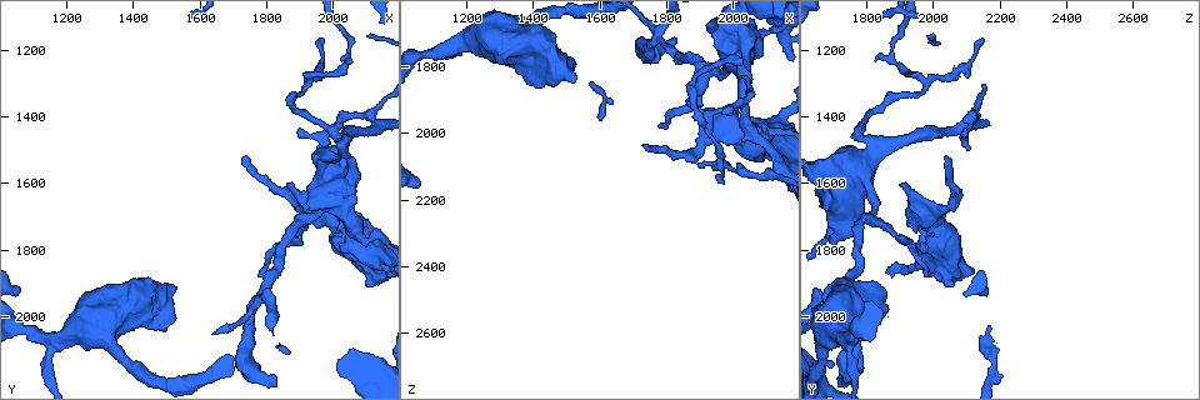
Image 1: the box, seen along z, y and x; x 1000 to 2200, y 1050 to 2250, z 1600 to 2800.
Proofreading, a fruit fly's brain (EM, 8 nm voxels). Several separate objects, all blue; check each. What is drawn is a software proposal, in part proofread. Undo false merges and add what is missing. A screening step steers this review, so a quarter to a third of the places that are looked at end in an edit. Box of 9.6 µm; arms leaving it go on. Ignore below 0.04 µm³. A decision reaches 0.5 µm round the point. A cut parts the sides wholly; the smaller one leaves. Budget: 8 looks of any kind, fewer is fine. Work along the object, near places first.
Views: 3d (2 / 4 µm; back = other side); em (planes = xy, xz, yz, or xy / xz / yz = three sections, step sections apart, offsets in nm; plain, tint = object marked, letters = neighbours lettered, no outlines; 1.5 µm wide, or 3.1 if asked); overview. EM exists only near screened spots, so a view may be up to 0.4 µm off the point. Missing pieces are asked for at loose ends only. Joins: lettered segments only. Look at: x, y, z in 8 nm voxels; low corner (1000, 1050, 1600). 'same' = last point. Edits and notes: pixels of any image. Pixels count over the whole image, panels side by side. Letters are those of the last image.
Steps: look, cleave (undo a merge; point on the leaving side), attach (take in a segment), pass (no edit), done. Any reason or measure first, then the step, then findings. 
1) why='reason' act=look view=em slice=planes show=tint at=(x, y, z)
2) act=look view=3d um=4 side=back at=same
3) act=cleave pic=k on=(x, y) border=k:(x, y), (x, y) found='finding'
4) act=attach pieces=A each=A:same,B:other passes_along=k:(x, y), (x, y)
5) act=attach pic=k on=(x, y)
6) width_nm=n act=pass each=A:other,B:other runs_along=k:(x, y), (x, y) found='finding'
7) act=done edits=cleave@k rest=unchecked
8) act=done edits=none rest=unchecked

why='thick turns thin' act=look view=3d um=4 at=(2000, 1590, 1790)

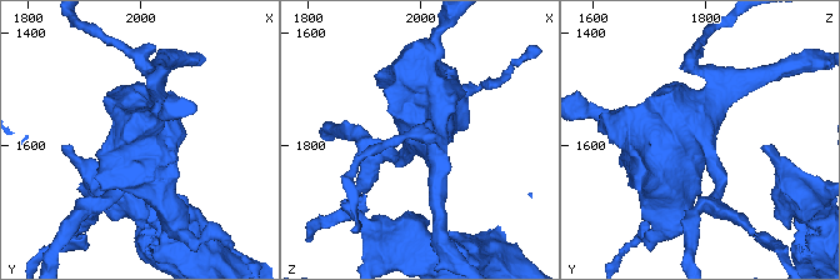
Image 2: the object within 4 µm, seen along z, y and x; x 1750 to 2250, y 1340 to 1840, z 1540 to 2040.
why='need the tissue' act=look view=em slice=planes show=plain at=same

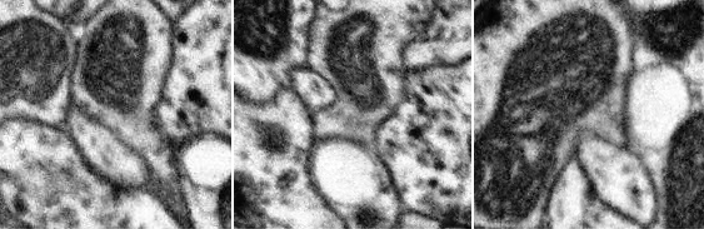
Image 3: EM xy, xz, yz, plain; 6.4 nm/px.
why='see the neighbours' act=look view=em slice=planes show=letters at=same

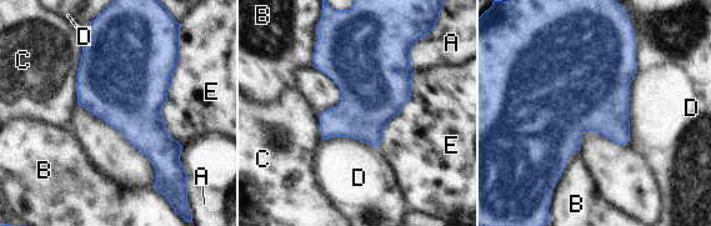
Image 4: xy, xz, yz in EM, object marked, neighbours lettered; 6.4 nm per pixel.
longest_contact=D:800nm act=pass each=A:other,B:other,C:other,D:other,E:other border=4:(630, 20), (636, 73), (626, 144) found='one neuron here'

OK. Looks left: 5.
act=look view=em slice=xz step=4 show=tint at=(2100, 1910, 2050)

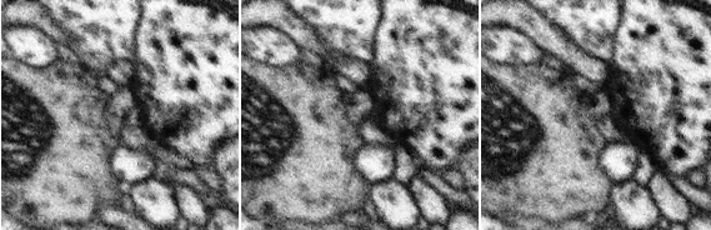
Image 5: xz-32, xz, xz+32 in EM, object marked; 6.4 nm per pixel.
act=look view=em slice=planes show=letters at=same

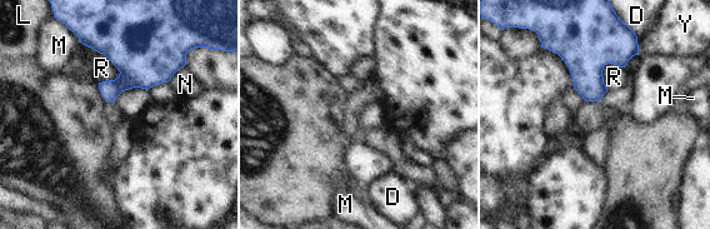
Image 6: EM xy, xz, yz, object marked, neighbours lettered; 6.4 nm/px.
width_nm=120 act=pass each=D:other,L:other,M:other,N:other,R:other,Y:other found='continuous, no second neuron'

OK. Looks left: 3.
why='an open end' act=look view=3d um=2 side=back at=(1780, 1890, 1990)

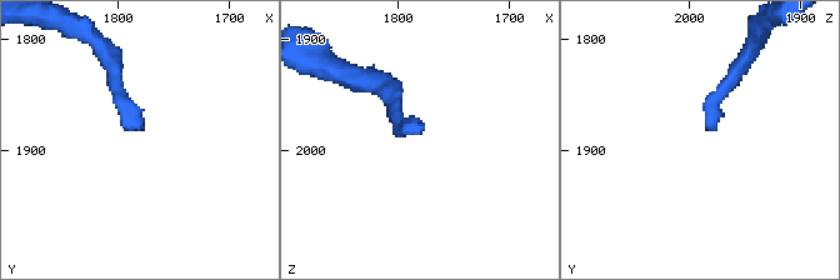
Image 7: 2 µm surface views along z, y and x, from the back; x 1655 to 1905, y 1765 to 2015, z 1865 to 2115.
act=look view=em slice=yz step=8 show=letters at=(1786, 1880, 1986)

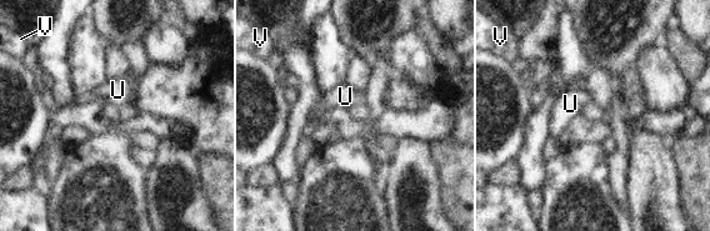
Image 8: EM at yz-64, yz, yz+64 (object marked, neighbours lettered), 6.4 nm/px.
why='cut it another way' act=look view=em slice=planes show=letters at=same

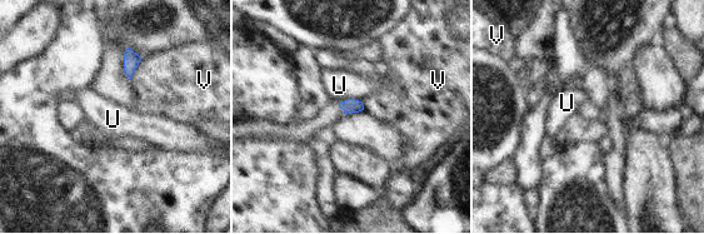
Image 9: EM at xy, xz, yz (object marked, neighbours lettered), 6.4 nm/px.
act=pass each=U:other,V:other border=9:(360, 100), (345, 99), (339, 101) found='none of them fits'

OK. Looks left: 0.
act=done edits=none rest=unchecked

